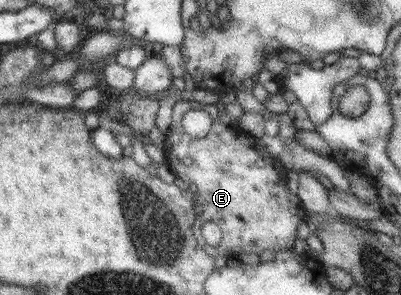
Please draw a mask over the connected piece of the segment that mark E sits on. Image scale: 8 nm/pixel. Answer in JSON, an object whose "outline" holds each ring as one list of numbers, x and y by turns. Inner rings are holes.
{"outline":[[177,100,172,106,172,121,164,134,164,149,166,151,166,163,174,176,180,178,186,184,193,184,196,188,196,202,201,206,201,214,196,215,192,224,192,234,197,244,215,258,217,255,240,256,241,253,254,252,259,255,263,250,292,250,296,238,297,226,306,220,306,213,302,208,299,197,289,190,286,184,286,172,284,166,277,157,267,154,253,136,233,124,219,122,219,112,215,104,203,104,192,100],[187,110,204,110,213,118,213,124,209,132,203,138,191,138,185,134,181,126,183,113],[204,222,214,222,218,225,221,238,217,247,211,247,201,237,201,225]]}

